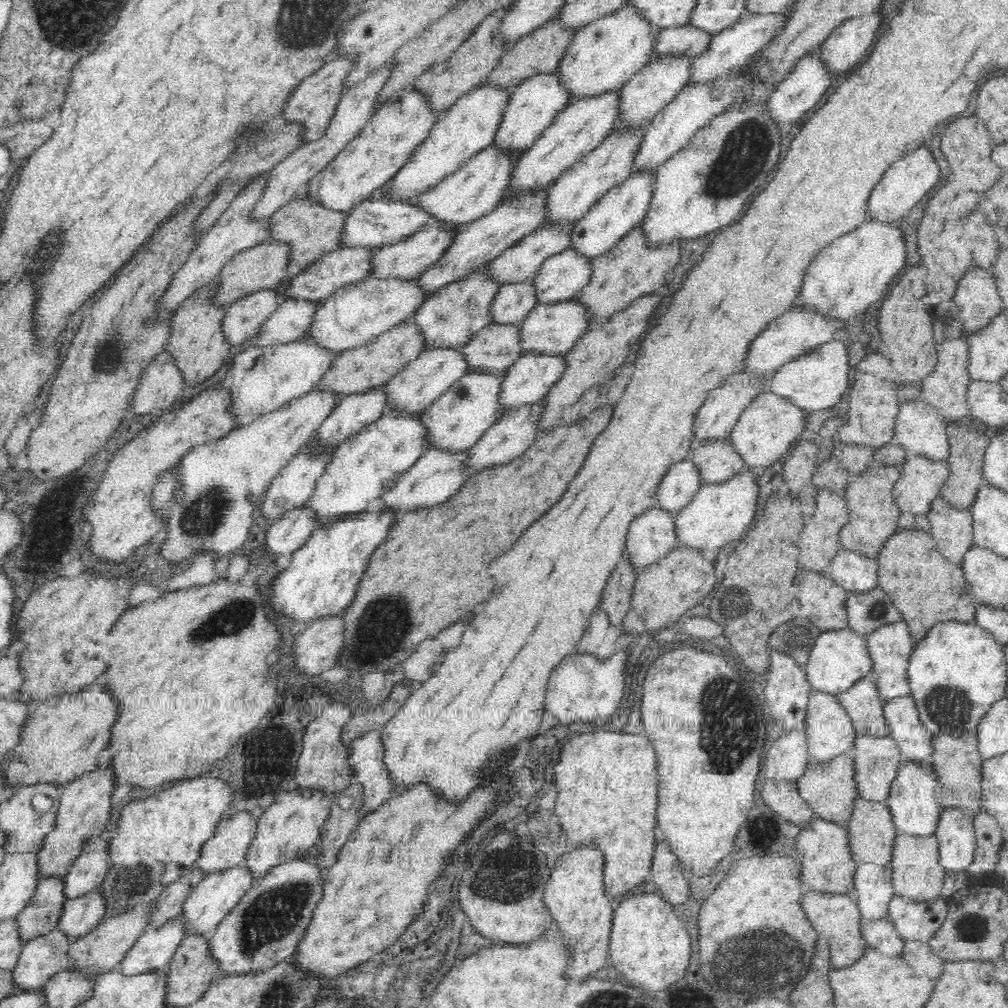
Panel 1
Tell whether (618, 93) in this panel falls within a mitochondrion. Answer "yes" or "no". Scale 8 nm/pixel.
no

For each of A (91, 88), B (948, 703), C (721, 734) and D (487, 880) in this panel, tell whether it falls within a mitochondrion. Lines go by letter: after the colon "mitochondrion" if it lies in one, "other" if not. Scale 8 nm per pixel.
A: other
B: mitochondrion
C: mitochondrion
D: mitochondrion

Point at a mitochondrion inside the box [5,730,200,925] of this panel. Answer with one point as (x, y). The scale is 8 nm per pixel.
(134, 879)

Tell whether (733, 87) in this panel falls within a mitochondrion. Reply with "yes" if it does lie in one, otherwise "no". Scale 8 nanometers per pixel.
no

